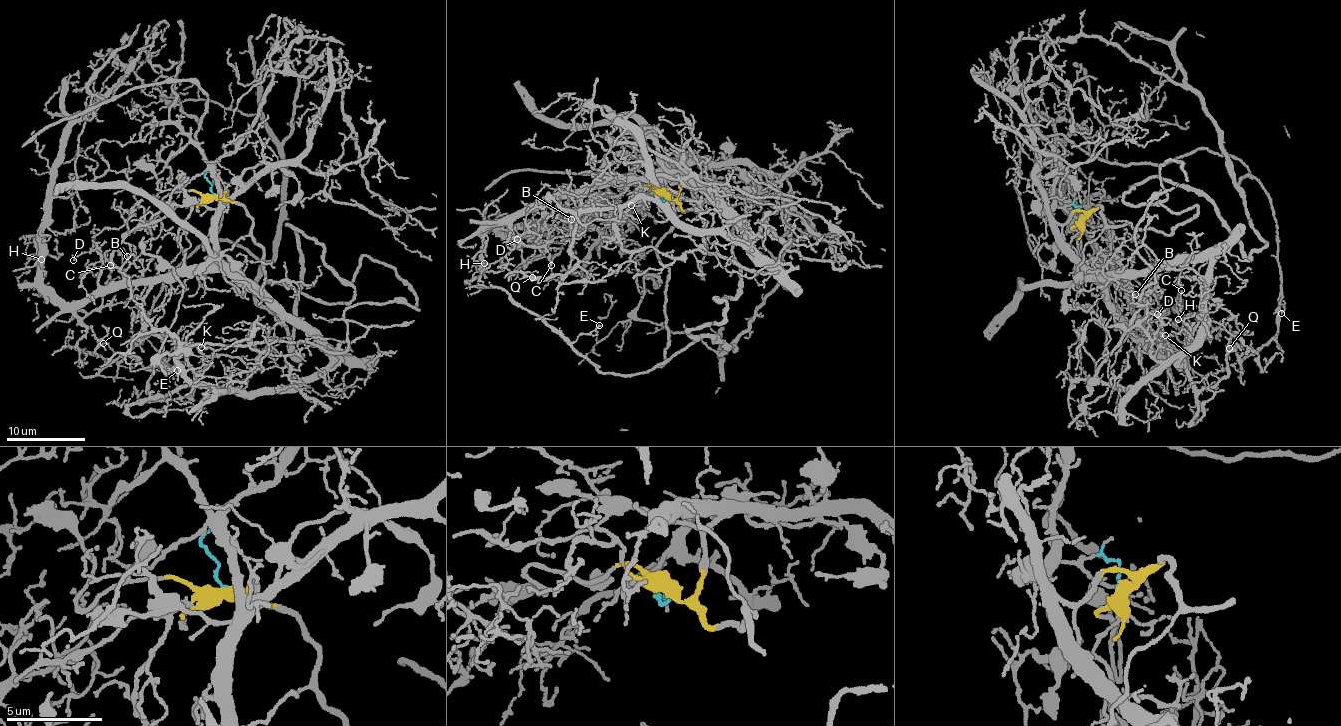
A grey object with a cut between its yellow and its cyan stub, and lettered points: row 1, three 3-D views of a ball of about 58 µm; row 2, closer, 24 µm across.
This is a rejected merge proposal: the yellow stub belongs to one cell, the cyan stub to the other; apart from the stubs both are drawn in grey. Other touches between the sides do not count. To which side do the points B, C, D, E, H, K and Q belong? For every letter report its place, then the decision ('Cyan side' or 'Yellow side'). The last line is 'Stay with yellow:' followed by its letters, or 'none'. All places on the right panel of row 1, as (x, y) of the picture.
B: Place: (1135, 294). Cyan side
C: Place: (1181, 290). Cyan side
D: Place: (1157, 314). Cyan side
E: Place: (1281, 313). Yellow side
H: Place: (1178, 319). Cyan side
K: Place: (1165, 335). Cyan side
Q: Place: (1229, 348). Cyan side
Stay with yellow: E

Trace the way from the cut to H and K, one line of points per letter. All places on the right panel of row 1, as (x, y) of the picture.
H: (1081, 217), (1072, 204), (1053, 210), (1058, 242), (1127, 332), (1158, 358), (1161, 316), (1177, 307), (1179, 318)
K: (1081, 217), (1053, 210), (1054, 232), (1090, 268), (1210, 261), (1180, 367), (1165, 335)

